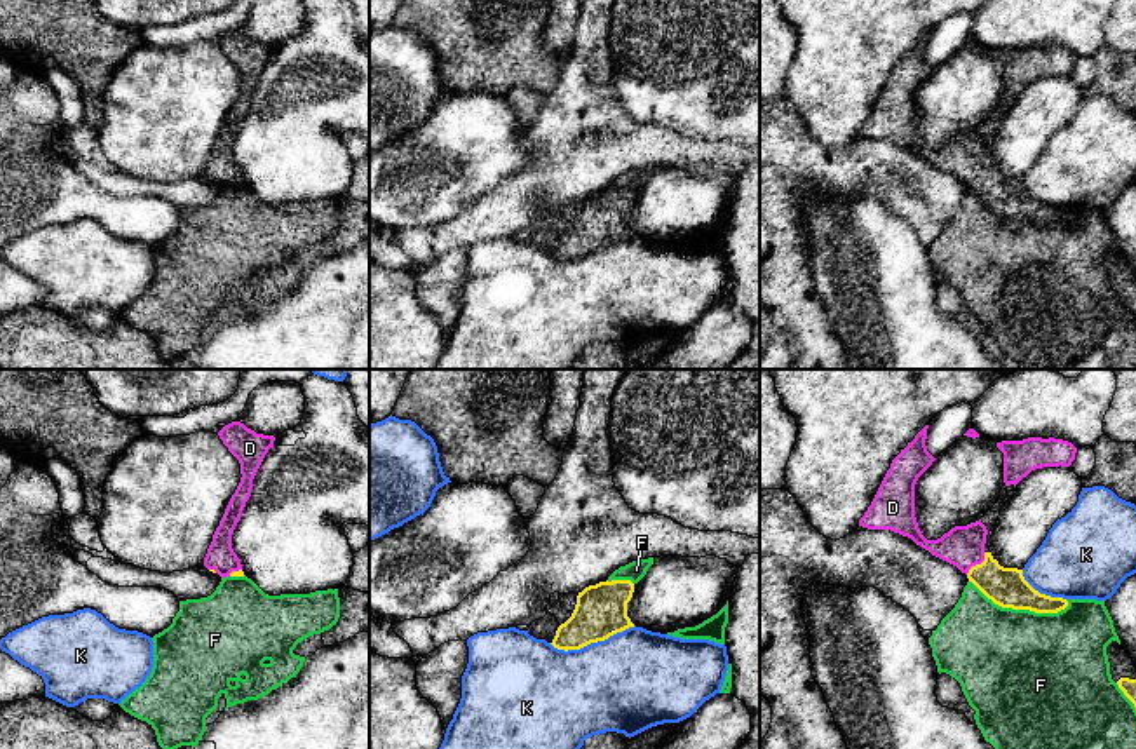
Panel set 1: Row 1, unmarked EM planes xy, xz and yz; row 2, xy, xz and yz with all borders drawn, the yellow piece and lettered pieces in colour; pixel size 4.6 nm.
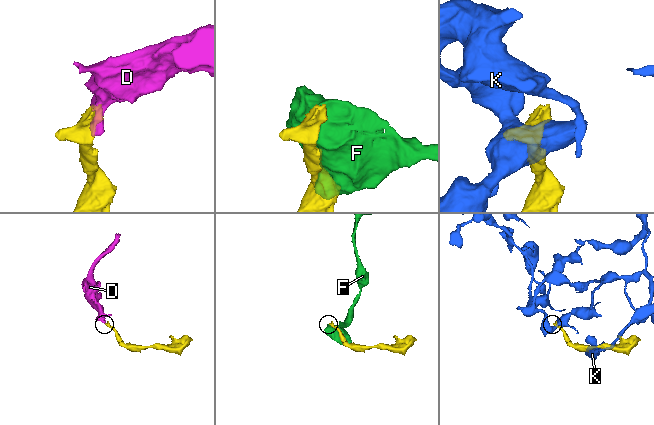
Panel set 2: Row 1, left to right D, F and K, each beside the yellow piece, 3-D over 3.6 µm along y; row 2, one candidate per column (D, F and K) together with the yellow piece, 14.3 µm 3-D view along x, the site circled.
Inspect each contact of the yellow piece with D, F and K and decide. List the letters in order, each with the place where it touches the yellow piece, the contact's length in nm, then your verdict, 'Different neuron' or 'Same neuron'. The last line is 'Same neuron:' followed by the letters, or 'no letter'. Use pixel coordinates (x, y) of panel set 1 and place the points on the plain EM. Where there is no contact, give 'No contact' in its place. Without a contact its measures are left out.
D: Touches yellow at yz (978, 175). Shared border 140 nm. Same neuron
F: Touches yellow at yz (1020, 218). Shared border 480 nm. Different neuron
K: Touches yellow at xz (591, 251). Shared border 400 nm. Different neuron
Same neuron: D

